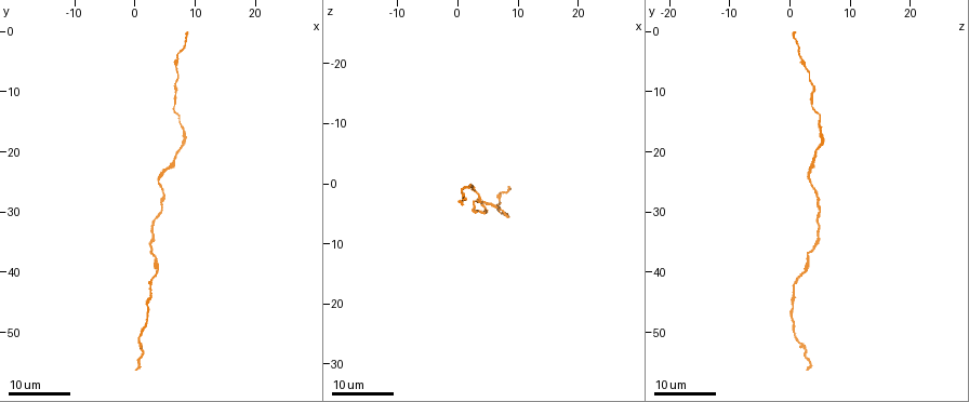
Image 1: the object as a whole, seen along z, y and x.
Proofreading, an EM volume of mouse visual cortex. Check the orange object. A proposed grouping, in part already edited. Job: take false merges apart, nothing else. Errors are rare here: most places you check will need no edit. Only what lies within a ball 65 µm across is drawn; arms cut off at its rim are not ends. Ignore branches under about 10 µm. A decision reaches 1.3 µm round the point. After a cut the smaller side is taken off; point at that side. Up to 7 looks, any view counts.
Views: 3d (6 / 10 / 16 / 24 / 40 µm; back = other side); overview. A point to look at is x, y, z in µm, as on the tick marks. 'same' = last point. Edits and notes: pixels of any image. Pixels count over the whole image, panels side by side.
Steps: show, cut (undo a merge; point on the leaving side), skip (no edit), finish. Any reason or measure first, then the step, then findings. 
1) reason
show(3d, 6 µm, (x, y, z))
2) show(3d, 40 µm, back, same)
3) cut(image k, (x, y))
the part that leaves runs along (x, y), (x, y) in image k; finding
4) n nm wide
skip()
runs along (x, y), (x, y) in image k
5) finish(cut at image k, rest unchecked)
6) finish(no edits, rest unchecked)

show(3d, 16 µm, (4.5, 27.5, 4.5))

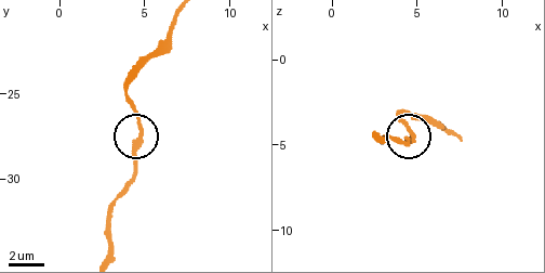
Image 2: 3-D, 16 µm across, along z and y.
show(3d, 10 µm, (4.8, 27.8, 4.7))

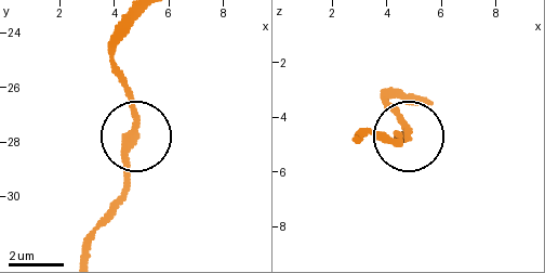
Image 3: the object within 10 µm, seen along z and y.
skip()
runs along (133, 134), (123, 72) in image 3; continuous, no second neuron

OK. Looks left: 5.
show(3d, 16 µm, (3.5, 40.0, 3.0))

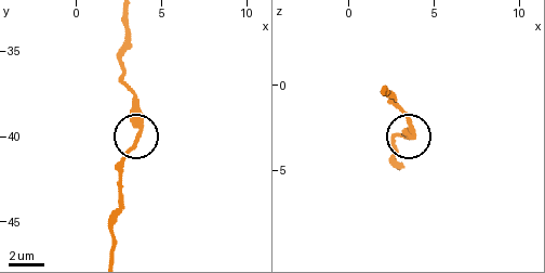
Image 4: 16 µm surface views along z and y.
closer look
show(3d, 10 µm, (3.7, 39.9, 2.6))

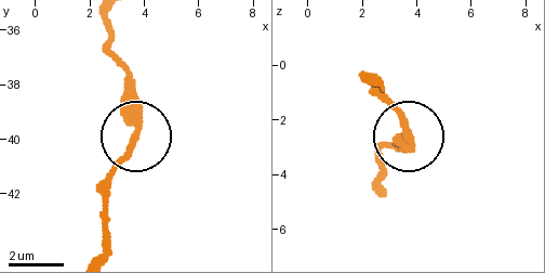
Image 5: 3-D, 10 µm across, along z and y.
skip()
runs along (111, 18), (133, 144), (100, 183) in image 5; one neuron here

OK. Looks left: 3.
calibre changes
show(3d, 24 µm, (2.0, 46.0, 0.5))

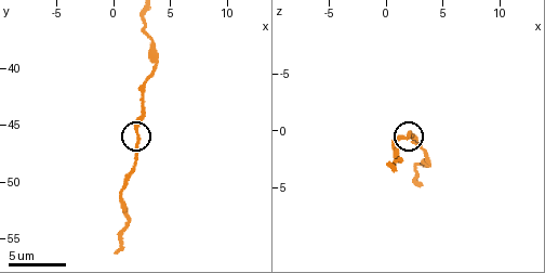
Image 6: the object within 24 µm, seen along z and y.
show(3d, 6 µm, same)

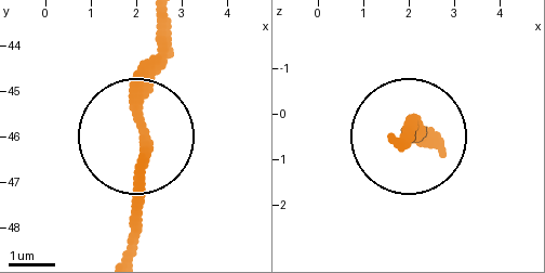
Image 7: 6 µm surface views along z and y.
240 nm wide
skip()
runs along (161, 23), (138, 116), (138, 252) in image 7; one neuron here

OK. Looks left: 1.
finish(no edits, rest unchecked)

